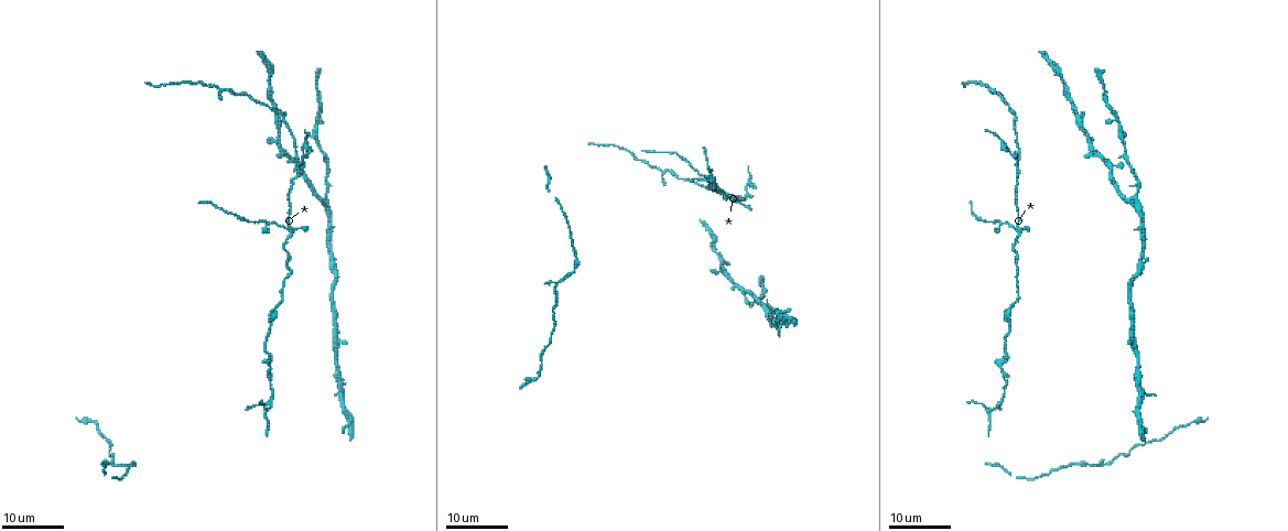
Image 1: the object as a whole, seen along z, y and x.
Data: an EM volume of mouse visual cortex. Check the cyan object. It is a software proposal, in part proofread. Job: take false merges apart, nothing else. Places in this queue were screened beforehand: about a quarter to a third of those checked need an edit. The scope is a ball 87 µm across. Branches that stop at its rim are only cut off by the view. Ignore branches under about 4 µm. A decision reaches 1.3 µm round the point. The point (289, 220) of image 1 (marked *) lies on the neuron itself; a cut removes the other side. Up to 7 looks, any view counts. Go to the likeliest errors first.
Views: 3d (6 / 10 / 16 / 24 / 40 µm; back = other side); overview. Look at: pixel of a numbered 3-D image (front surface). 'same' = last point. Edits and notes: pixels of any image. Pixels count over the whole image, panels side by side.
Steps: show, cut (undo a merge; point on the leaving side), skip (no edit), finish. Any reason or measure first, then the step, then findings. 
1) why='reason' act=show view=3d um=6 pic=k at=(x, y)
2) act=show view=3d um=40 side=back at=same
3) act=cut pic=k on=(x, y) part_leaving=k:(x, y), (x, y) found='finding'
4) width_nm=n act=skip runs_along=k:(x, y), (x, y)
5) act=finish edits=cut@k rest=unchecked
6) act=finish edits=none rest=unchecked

why='a fork' act=show view=3d um=24 pic=1 at=(713, 180)

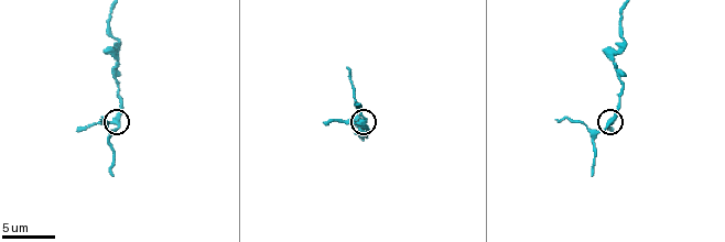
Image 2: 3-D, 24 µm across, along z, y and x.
why='zoom in' act=show view=3d um=6 pic=2 at=(610, 122)

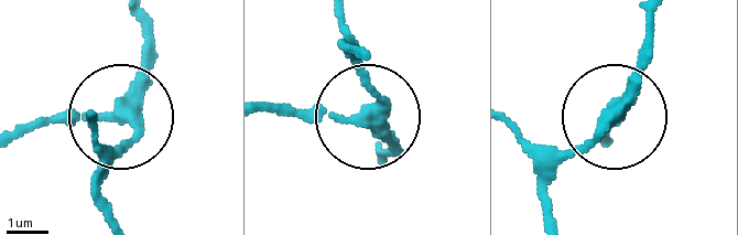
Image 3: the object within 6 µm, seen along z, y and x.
act=skip runs_along=3:(650, 17), (640, 79), (545, 182) found='continuous, no second neuron'

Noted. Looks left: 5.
why='arms run side by side' act=show view=3d um=16 pic=1 at=(296, 165)

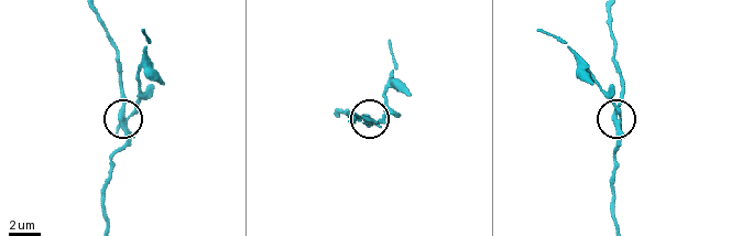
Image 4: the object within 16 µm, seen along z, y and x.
why='closer look' act=show view=3d um=10 pic=4 at=(126, 116)

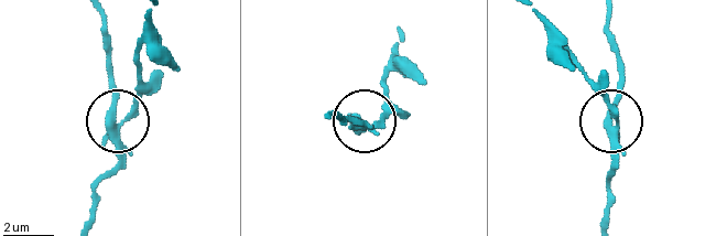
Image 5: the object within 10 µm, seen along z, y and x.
arms=4 act=cut pic=5 on=(134, 102) part_leaving=5:(114, 129), (133, 99), (145, 18) found='a second neuron is stuck on'

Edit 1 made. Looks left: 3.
why='a fork' act=show view=3d um=24 pic=1 at=(1014, 228)

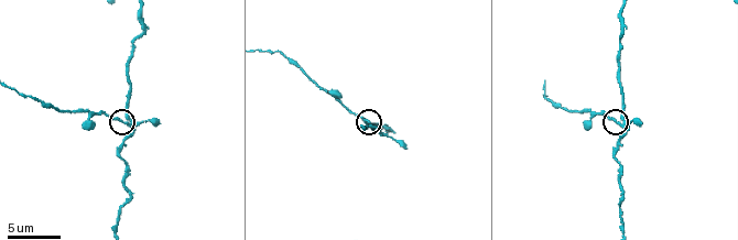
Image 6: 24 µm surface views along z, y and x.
act=show view=3d um=6 pic=6 at=(616, 123)

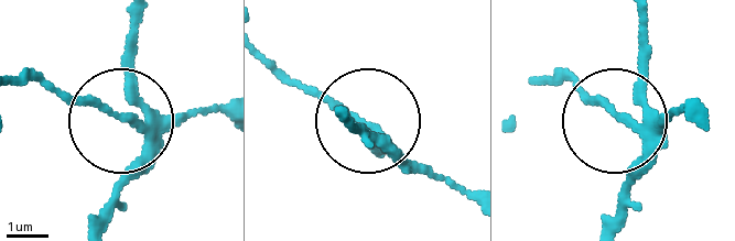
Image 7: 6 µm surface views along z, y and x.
arms=3 act=cut pic=7 on=(95, 99) part_leaving=7:(141, 123), (18, 80) found='a second neuron is stuck on'

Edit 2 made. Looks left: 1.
act=finish edits=cut@5,cut@7 rest=unchecked

